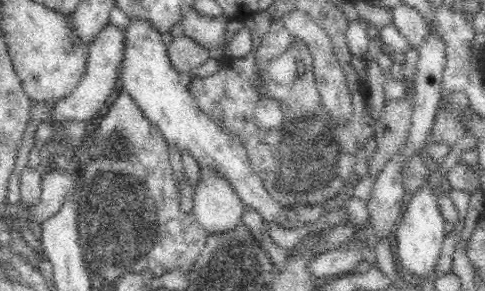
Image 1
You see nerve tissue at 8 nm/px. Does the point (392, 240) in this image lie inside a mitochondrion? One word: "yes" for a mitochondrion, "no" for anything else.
no

